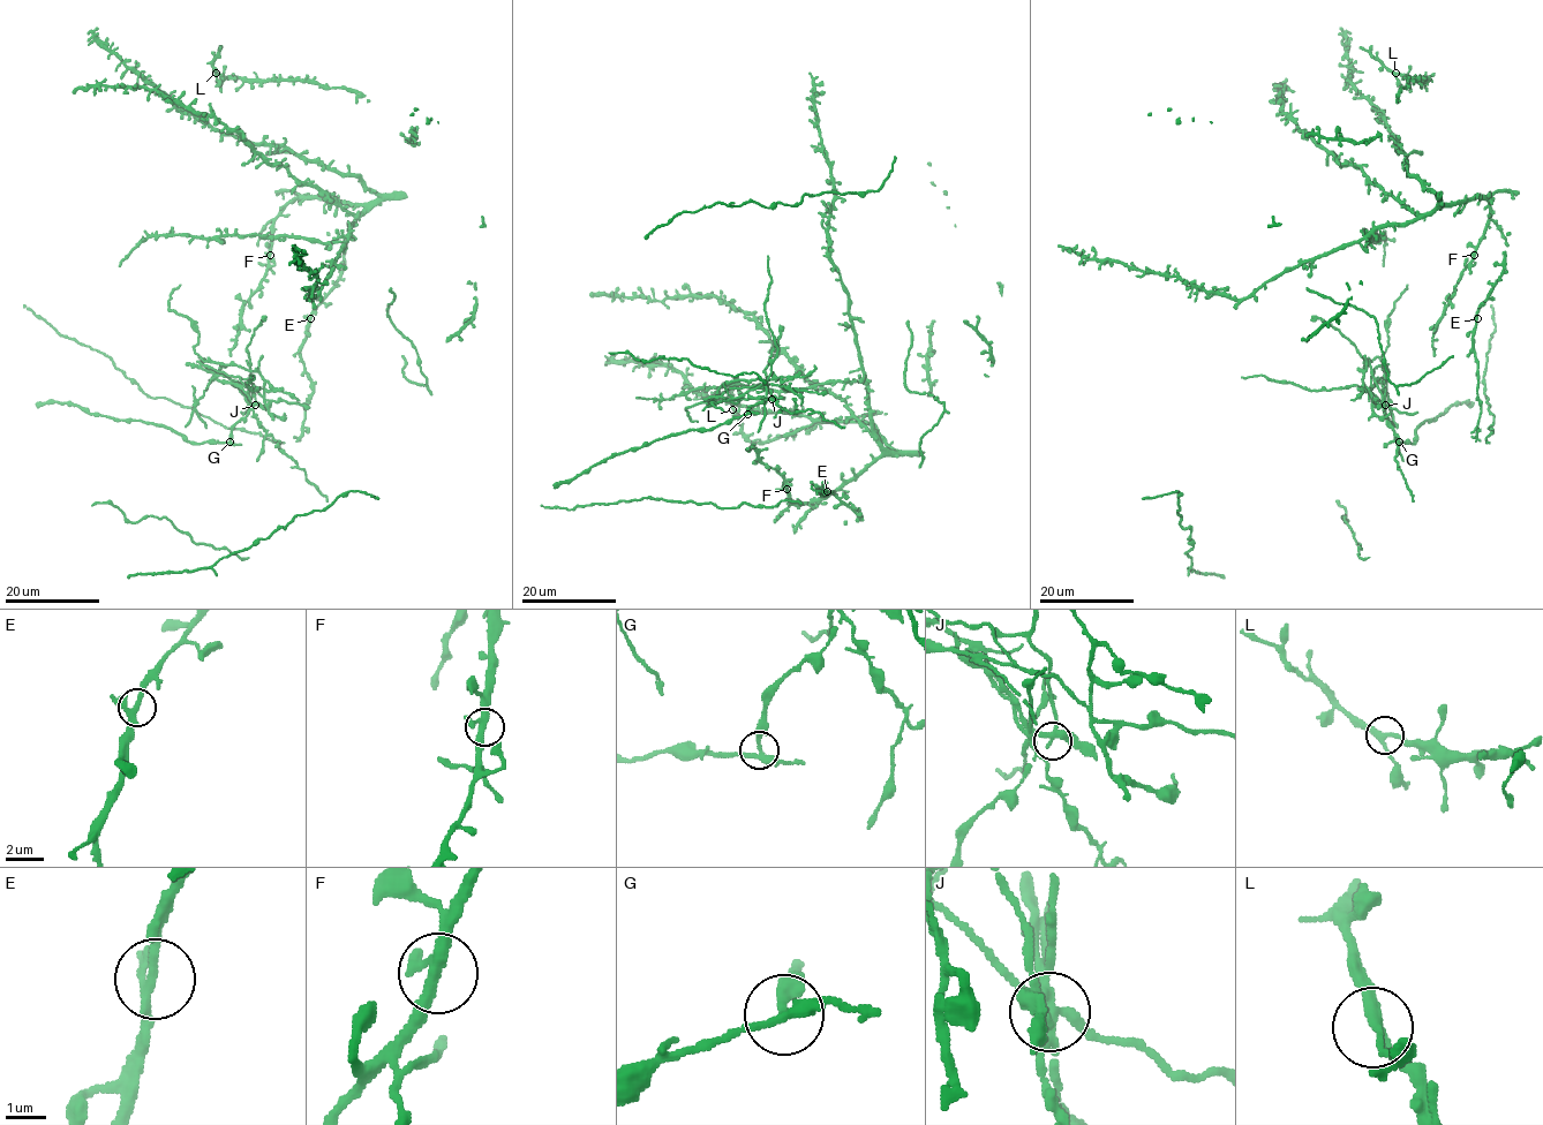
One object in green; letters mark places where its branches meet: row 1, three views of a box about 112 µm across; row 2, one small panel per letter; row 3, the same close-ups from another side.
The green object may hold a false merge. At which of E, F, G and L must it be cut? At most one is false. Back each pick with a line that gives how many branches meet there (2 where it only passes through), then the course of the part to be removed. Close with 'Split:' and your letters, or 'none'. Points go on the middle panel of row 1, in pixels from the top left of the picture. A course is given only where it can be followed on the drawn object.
G: 3 | (746, 413), (767, 399), (758, 387), (781, 378), (724, 383), (715, 402), (685, 409), (697, 422)
Split: G

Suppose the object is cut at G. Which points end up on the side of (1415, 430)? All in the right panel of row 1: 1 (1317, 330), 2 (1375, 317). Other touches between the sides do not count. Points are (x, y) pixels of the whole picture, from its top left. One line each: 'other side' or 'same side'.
1: same side
2: same side

